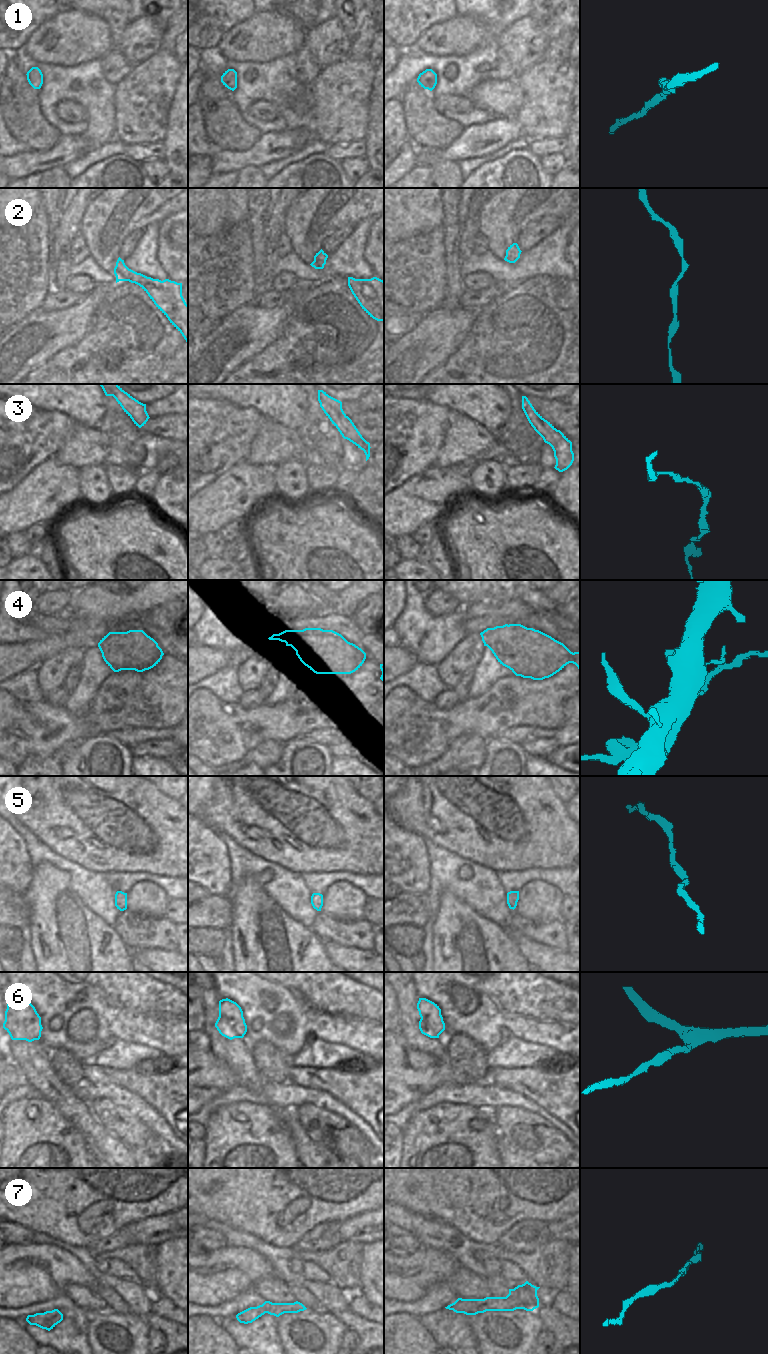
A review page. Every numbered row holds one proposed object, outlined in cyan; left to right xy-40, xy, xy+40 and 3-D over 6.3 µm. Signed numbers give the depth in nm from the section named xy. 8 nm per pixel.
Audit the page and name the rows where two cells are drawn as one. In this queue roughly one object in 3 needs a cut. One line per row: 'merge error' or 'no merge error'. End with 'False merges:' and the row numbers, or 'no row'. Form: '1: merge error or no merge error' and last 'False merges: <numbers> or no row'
1: no merge error
2: no merge error
3: no merge error
4: merge error
5: no merge error
6: no merge error
7: no merge error
False merges: 4

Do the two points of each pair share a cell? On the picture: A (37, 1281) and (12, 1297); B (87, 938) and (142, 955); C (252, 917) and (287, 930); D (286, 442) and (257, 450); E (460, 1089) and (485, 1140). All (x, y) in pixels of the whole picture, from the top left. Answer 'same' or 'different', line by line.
A: same
B: different
C: same
D: same
E: different

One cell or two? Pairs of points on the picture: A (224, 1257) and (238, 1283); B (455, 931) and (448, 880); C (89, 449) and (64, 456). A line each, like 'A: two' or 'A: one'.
A: one
B: two
C: one

